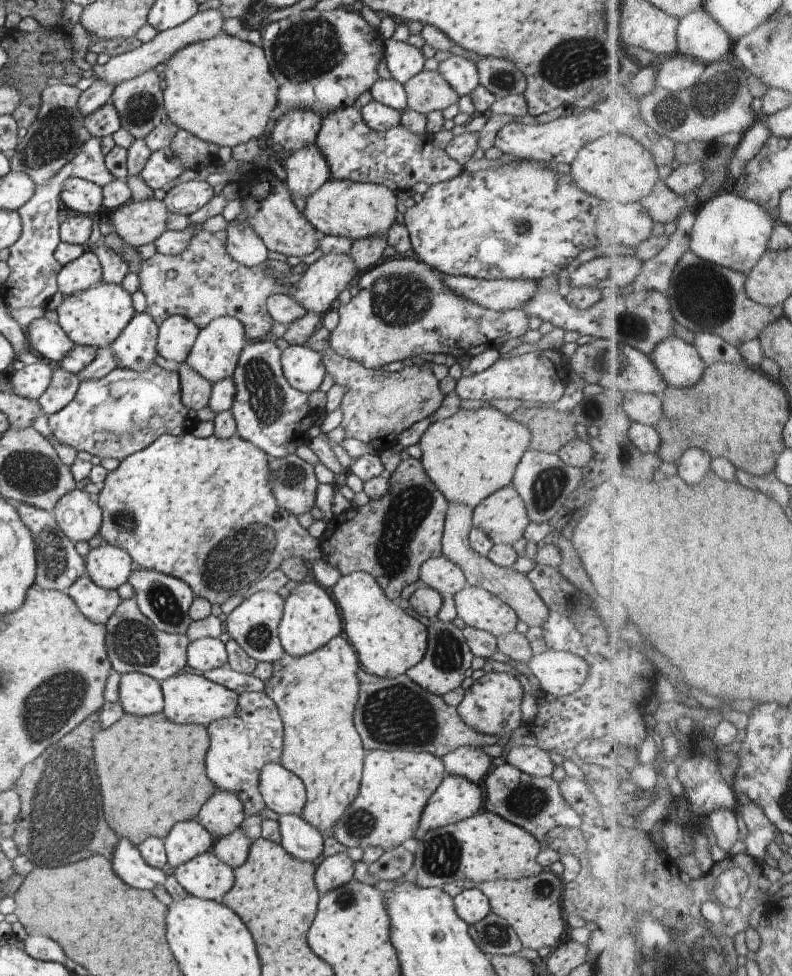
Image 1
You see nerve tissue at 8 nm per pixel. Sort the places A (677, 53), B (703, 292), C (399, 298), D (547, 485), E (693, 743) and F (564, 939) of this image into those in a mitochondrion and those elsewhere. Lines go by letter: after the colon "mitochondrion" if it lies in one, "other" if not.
A: other
B: mitochondrion
C: mitochondrion
D: mitochondrion
E: other
F: other

